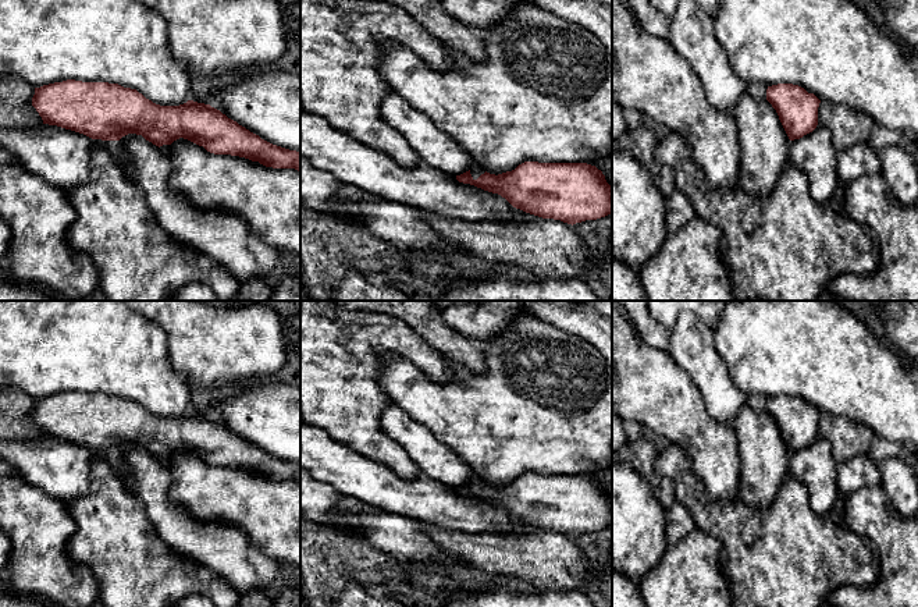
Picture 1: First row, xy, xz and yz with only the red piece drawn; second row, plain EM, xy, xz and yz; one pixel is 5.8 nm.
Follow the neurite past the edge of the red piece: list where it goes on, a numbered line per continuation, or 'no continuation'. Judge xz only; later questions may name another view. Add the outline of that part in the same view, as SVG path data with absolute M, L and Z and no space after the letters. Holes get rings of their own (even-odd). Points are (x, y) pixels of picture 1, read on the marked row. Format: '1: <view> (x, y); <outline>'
no continuation

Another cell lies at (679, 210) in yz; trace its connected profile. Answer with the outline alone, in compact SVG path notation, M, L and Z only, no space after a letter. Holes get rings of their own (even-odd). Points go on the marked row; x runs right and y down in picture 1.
M677 189L665 199L665 205L665 224L669 234L677 232L690 220L698 217L690 200Z

